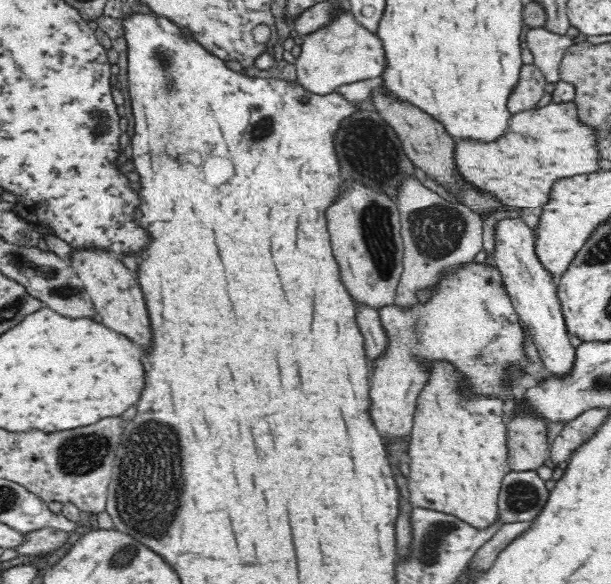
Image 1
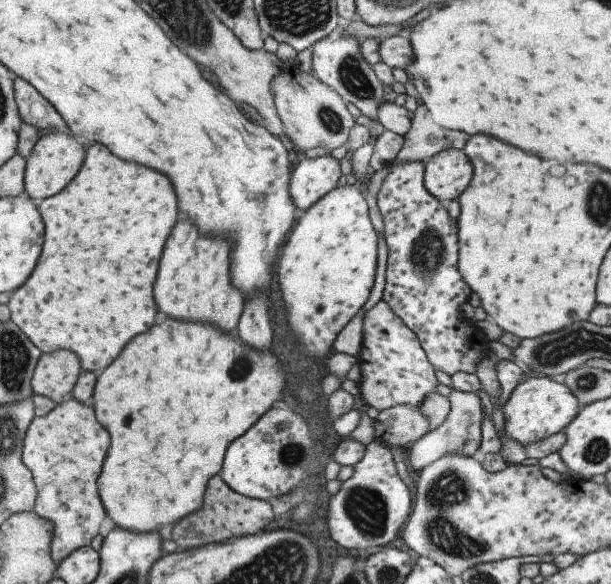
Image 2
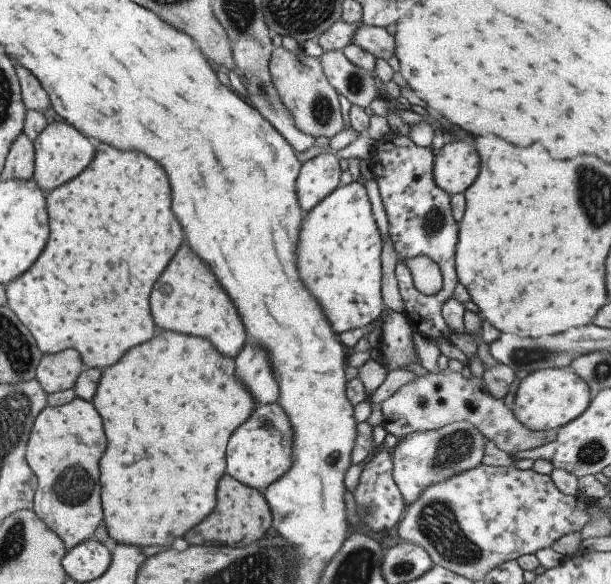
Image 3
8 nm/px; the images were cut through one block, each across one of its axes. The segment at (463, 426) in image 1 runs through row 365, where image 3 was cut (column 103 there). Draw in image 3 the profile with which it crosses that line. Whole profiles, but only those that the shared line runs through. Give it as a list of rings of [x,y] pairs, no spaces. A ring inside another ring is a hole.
[[[77,397],[61,406],[43,407],[28,434],[24,457],[36,478],[32,509],[59,536],[65,550],[91,539],[103,520],[97,482],[97,460],[103,446],[105,436],[99,414],[90,402]]]

